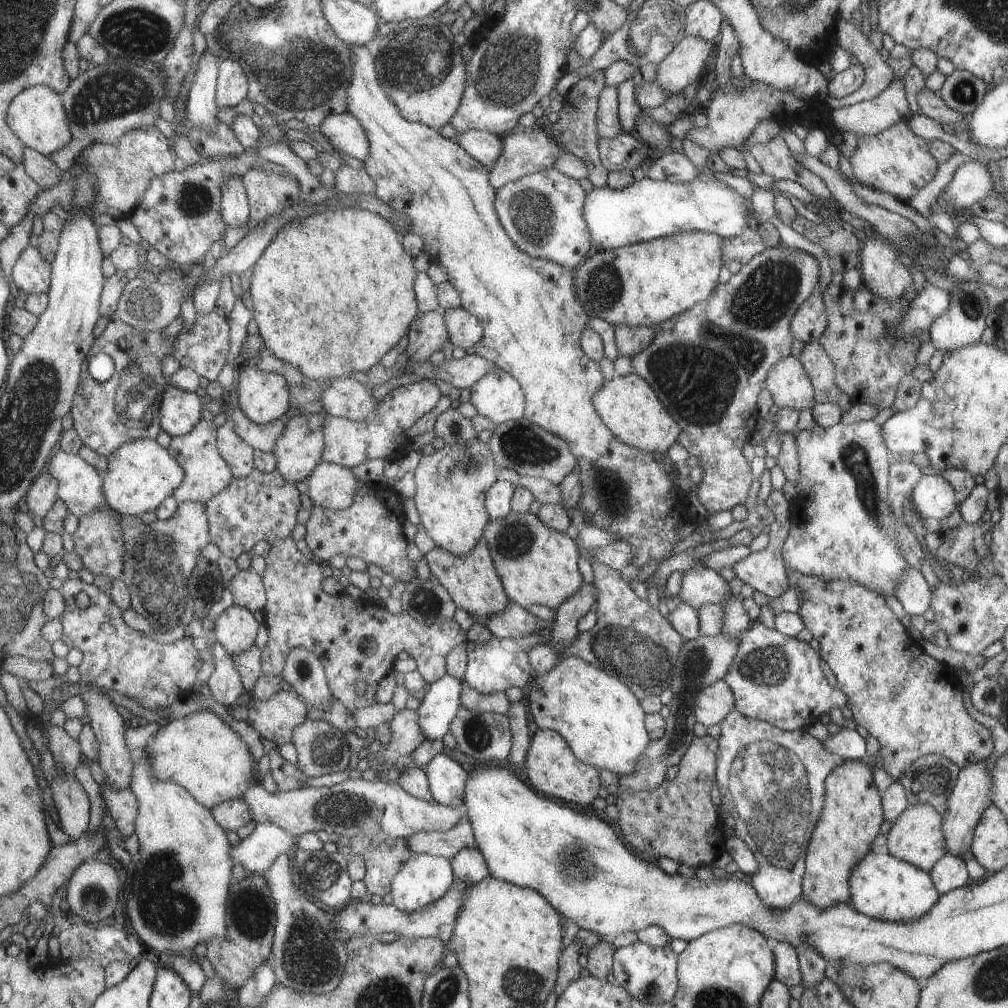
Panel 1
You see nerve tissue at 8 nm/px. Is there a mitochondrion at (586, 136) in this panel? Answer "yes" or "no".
no

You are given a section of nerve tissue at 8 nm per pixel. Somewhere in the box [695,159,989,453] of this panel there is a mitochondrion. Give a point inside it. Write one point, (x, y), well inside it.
(971, 301)

